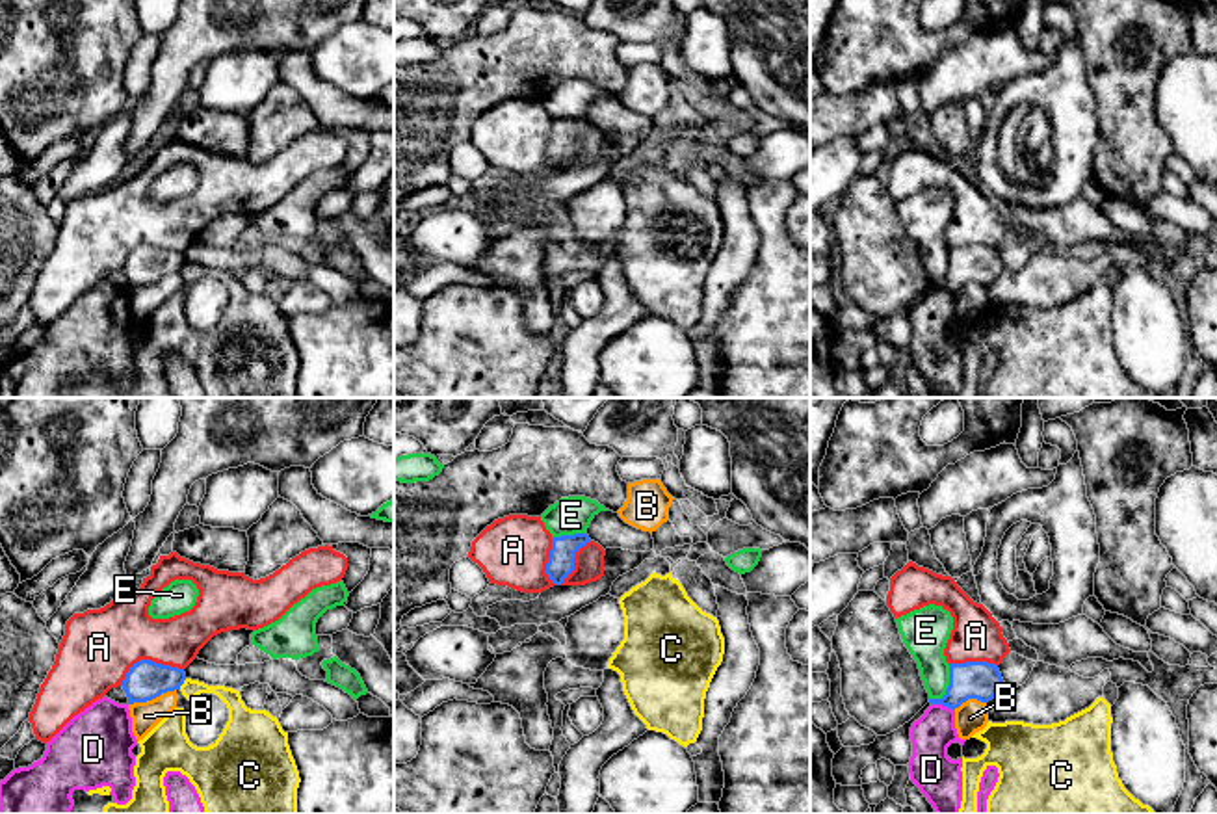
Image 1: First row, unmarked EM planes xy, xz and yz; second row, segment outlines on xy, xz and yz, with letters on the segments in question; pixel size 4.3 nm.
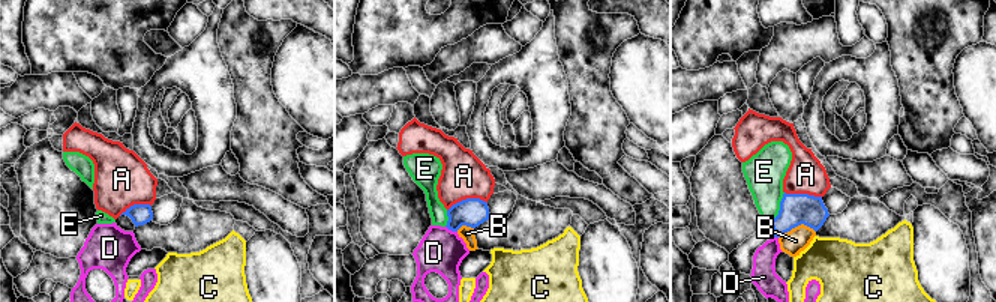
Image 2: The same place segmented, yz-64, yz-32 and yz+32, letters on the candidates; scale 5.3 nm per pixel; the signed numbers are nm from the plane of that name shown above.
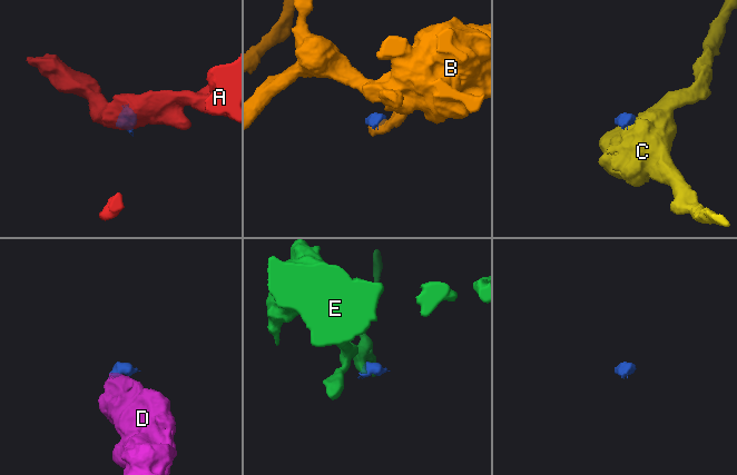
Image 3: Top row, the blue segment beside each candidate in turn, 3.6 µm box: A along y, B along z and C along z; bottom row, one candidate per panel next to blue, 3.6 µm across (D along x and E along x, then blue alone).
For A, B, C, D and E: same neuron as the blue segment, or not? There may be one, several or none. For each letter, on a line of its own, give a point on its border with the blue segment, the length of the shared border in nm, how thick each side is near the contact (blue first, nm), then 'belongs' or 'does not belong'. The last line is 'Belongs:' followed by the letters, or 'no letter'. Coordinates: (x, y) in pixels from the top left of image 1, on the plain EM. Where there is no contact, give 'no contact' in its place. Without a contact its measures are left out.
A: meets blue in xy at (147, 244); contact 280 nm long; 170 nm thick on the blue side, 320 nm on the other; does not belong
B: meets blue in xy at (151, 283); contact 220 nm long; 170 nm thick on the blue side, 120 nm on the other; does not belong
C: meets blue in xy at (183, 266); contact 60 nm long; 170 nm thick on the blue side, 160 nm on the other; does not belong
D: meets blue in yz at (942, 288); contact 110 nm long; 170 nm thick on the blue side, 180 nm on the other; does not belong
E: meets blue in yz at (948, 272); contact 180 nm long; 170 nm thick on the blue side, 190 nm on the other; does not belong
Belongs: no letter

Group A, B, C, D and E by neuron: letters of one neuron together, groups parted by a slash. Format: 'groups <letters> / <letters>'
groups A / B / C / D / E

